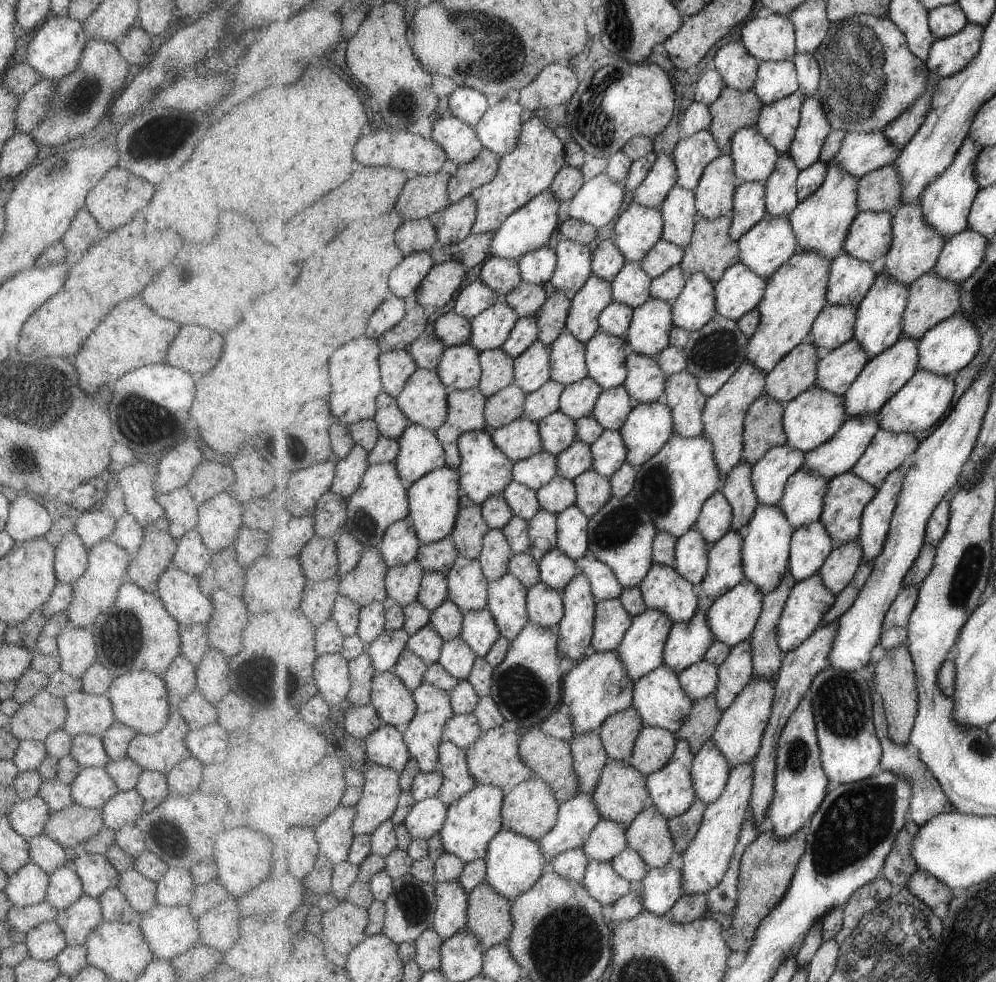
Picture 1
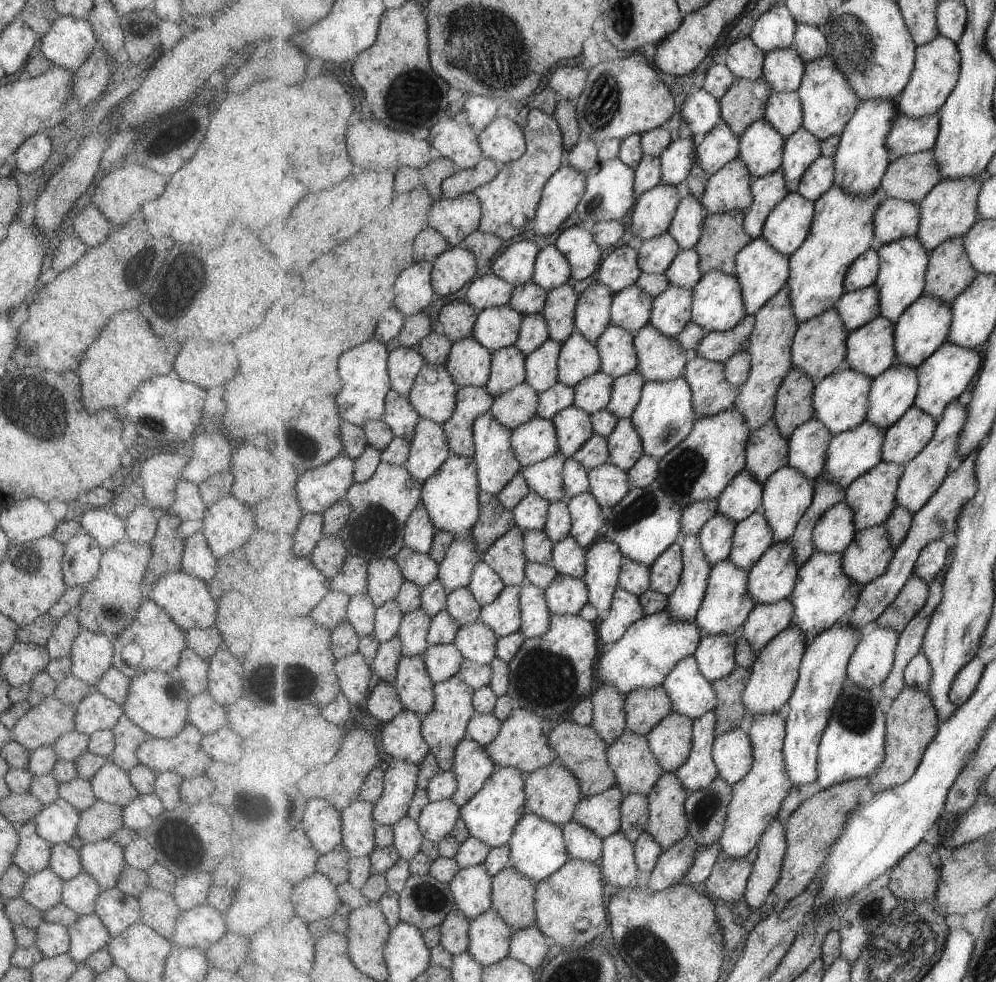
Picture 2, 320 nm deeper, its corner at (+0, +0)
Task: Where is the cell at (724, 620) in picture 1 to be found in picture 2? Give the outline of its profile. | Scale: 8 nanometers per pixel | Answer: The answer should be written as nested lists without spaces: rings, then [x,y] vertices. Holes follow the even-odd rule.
[[[788,542],[769,548],[747,578],[747,590],[756,606],[791,599],[797,587],[799,570],[799,564],[793,558],[793,548]]]

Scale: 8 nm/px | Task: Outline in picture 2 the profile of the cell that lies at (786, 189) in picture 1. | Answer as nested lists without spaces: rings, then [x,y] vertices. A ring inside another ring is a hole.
[[[801,128],[789,137],[784,147],[784,164],[782,165],[787,188],[790,193],[798,193],[800,185],[809,166],[822,156],[821,140],[813,136],[807,128]]]

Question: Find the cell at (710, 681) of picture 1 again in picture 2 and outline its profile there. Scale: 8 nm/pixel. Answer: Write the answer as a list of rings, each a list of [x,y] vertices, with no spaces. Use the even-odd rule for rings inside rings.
[[[741,630],[735,634],[717,634],[702,638],[700,648],[695,652],[697,666],[701,674],[715,683],[717,680],[727,678],[738,667],[735,646],[742,636]]]

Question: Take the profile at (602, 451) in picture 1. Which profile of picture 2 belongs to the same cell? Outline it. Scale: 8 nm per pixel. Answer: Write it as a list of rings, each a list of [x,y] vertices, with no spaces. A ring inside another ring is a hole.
[[[631,417],[620,419],[607,440],[610,463],[627,472],[644,456],[644,444]]]

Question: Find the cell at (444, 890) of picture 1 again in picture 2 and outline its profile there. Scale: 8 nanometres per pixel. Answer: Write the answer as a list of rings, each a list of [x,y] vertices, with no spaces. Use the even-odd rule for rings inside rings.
[[[485,863],[462,869],[450,883],[457,910],[470,921],[488,912],[493,905],[492,885],[493,877],[487,872]]]

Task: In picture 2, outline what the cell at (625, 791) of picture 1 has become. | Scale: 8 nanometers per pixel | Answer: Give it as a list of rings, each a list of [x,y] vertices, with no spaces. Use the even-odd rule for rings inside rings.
[[[627,731],[608,746],[608,762],[617,778],[616,787],[623,796],[648,796],[665,770],[649,746],[649,738]]]

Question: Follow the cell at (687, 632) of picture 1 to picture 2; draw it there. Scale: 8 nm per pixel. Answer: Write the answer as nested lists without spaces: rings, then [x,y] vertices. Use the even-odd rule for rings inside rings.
[[[729,559],[713,566],[703,605],[695,619],[697,626],[701,628],[701,638],[717,634],[735,634],[744,627],[751,612],[756,608],[755,600],[747,590],[747,578],[749,572],[737,568]]]

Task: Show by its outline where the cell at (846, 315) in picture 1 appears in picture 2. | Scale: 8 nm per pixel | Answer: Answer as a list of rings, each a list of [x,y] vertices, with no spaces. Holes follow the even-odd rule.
[[[873,285],[863,290],[846,292],[837,302],[836,308],[847,330],[853,332],[881,317],[880,303],[879,290]]]

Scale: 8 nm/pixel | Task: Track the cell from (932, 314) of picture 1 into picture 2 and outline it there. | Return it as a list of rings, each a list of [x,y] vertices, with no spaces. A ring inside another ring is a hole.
[[[965,236],[943,242],[929,258],[925,296],[939,298],[951,305],[977,279],[978,272],[965,252]]]

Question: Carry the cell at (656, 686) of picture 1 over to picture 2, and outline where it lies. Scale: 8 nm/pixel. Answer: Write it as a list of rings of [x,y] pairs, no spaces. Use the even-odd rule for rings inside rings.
[[[694,656],[681,660],[665,678],[663,688],[671,696],[673,713],[683,714],[694,722],[717,707],[717,690],[697,666]]]

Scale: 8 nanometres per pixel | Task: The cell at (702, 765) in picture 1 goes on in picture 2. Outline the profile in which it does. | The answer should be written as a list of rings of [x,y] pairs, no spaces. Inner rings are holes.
[[[743,728],[718,735],[713,744],[713,758],[719,768],[719,777],[731,786],[749,775],[753,768],[753,744]]]

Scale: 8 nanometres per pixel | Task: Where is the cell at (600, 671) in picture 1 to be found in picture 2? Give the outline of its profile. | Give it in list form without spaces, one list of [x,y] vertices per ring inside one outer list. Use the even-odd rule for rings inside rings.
[[[667,610],[647,615],[629,628],[629,631],[615,645],[599,652],[597,676],[602,684],[613,684],[619,692],[628,696],[639,688],[655,688],[665,683],[669,672],[685,658],[694,656],[700,648],[701,628],[697,622],[677,622]]]

